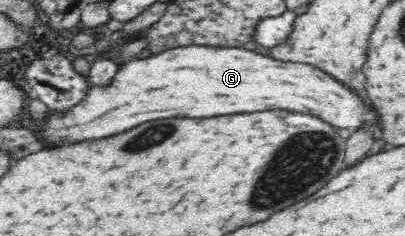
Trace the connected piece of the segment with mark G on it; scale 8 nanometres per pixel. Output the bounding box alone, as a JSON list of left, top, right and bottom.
[34,47,380,148]

